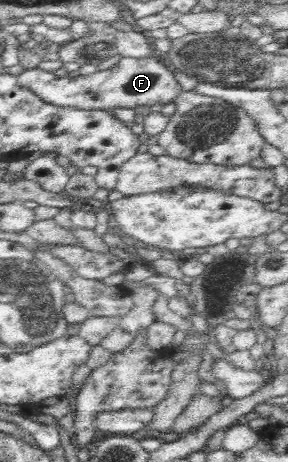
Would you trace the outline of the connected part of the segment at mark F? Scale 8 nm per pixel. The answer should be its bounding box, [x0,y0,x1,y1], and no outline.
[17,55,200,112]

